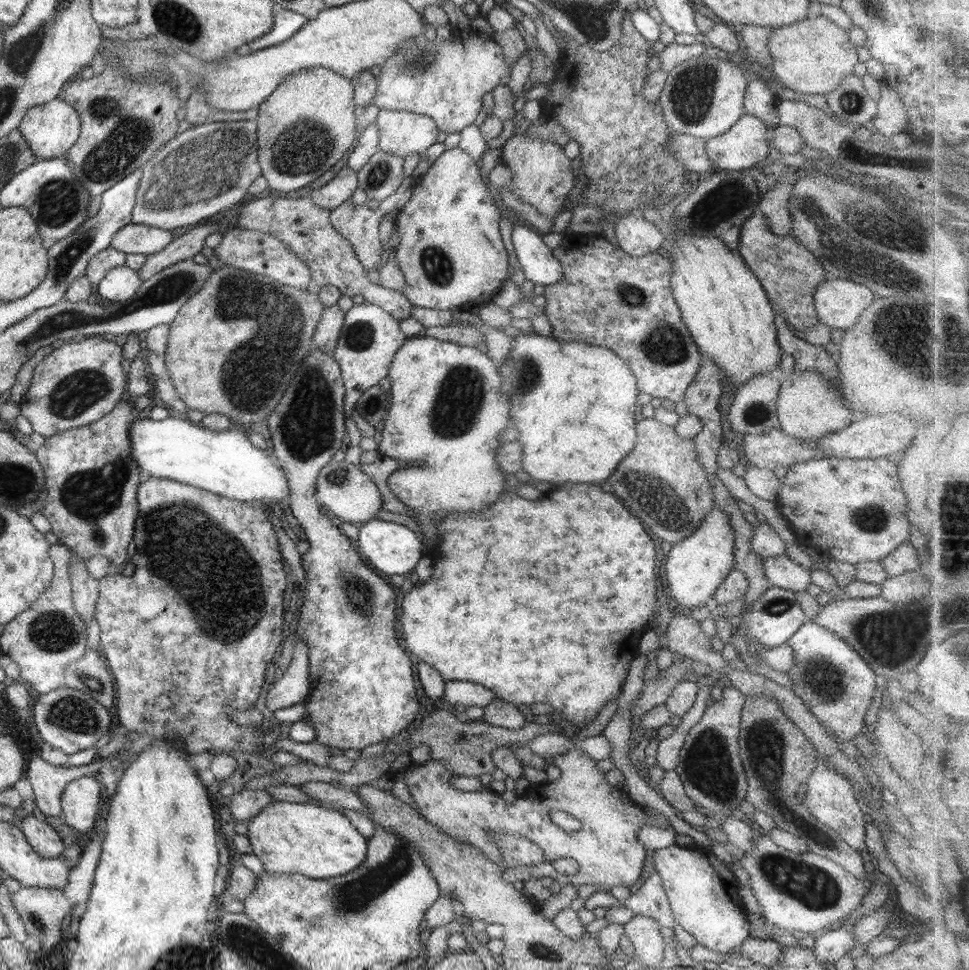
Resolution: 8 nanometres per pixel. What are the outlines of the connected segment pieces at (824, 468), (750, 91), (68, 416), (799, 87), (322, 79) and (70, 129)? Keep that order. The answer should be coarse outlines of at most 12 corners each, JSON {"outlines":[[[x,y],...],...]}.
{"outlines":[[[883,458],[788,467],[776,504],[800,544],[845,565],[909,537]],[[760,78],[746,85],[742,114],[777,125],[778,100]],[[66,341],[18,403],[47,438],[109,413],[126,387],[121,346]],[[822,16],[773,29],[779,84],[799,96],[834,92],[856,47]],[[285,76],[258,107],[257,159],[291,192],[357,138],[353,81]],[[55,98],[16,129],[41,161],[63,158],[80,133],[77,111]]]}

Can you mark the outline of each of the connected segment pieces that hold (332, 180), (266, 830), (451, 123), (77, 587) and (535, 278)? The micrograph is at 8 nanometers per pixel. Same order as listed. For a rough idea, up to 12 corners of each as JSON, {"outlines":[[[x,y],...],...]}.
{"outlines":[[[343,166],[309,194],[332,211],[358,187],[357,172]],[[273,801],[247,823],[267,873],[355,870],[366,840],[339,811]],[[418,34],[379,70],[371,106],[471,124],[510,82],[493,40]],[[74,554],[68,562],[73,610],[94,617],[98,581]],[[513,224],[511,244],[524,278],[541,286],[565,270],[524,224]]]}

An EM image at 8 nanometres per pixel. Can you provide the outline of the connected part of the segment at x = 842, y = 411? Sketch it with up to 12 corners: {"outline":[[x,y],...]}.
{"outline":[[815,370],[781,376],[776,416],[802,441],[854,419]]}

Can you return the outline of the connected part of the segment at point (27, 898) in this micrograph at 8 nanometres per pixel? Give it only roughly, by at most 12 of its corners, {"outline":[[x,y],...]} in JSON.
{"outline":[[20,886],[10,901],[30,945],[61,942],[70,914],[62,891]]}

